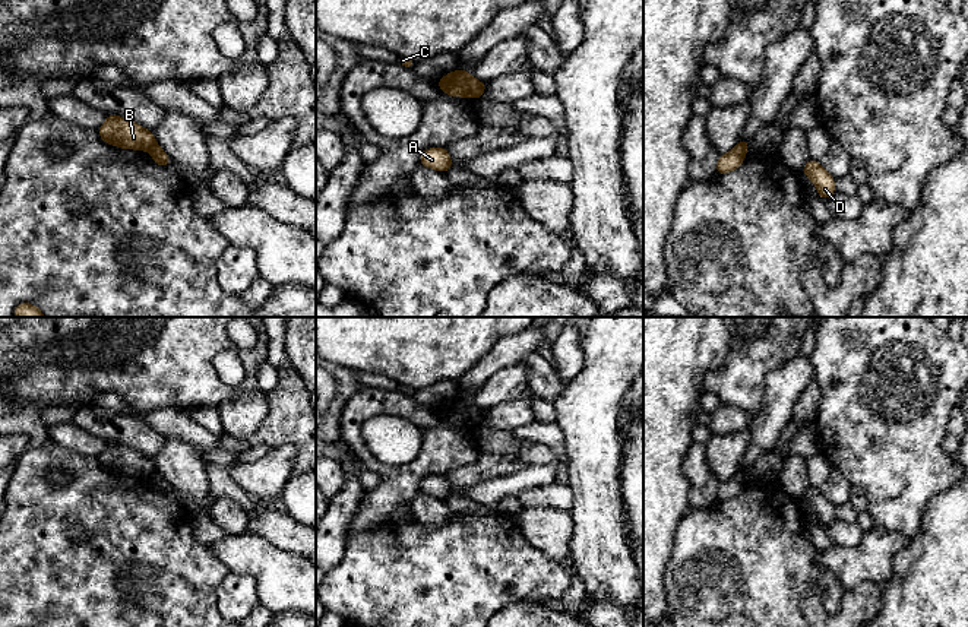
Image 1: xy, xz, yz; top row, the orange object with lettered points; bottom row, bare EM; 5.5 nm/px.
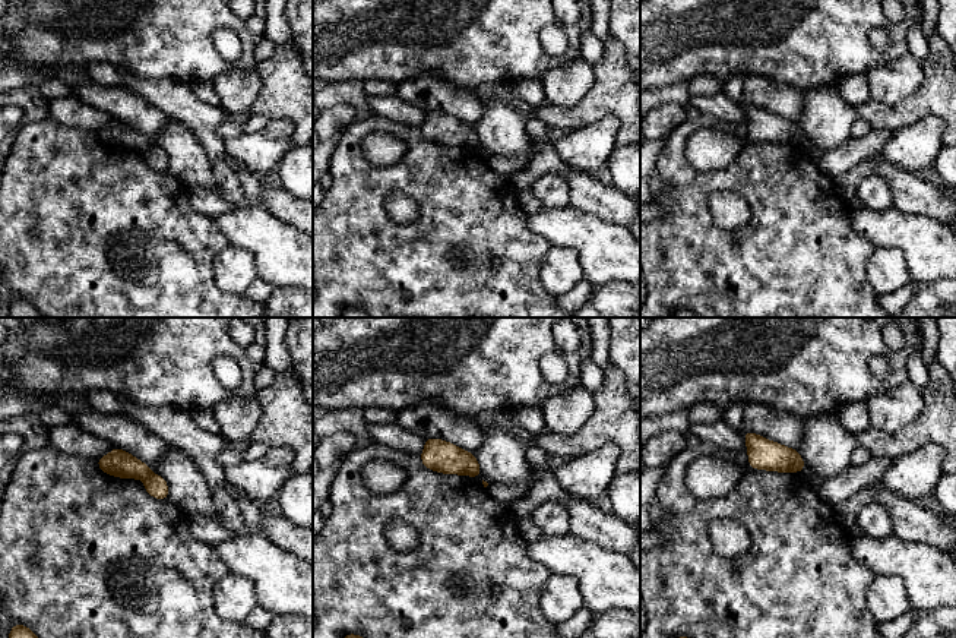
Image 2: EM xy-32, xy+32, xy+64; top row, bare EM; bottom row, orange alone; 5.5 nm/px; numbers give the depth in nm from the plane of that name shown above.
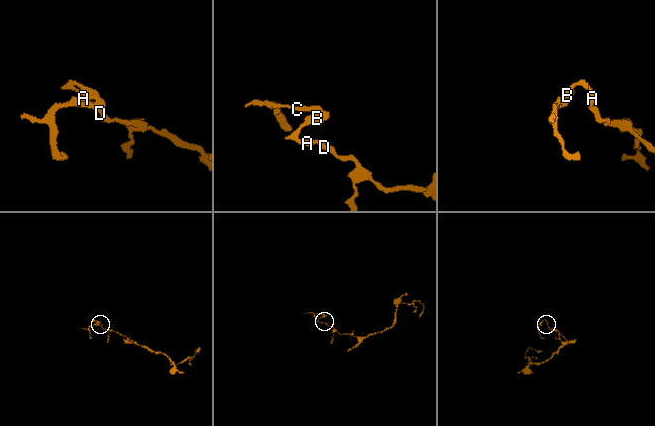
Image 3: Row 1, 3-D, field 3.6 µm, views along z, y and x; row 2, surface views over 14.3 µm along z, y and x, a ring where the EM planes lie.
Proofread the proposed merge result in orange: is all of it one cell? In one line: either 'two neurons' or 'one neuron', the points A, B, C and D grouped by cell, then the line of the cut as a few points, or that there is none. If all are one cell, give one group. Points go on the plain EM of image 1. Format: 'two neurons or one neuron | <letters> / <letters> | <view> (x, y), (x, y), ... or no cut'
two neurons | A B D / C | xy (157, 472), (151, 480)

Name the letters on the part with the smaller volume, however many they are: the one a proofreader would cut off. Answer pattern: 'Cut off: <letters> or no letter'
Cut off: C

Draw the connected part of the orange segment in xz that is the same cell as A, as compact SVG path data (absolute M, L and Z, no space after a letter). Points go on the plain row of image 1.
M428 475L421 481L420 493L446 500L453 491L446 475Z

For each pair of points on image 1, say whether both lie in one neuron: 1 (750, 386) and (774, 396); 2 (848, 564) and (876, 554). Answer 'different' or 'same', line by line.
1: different
2: same

